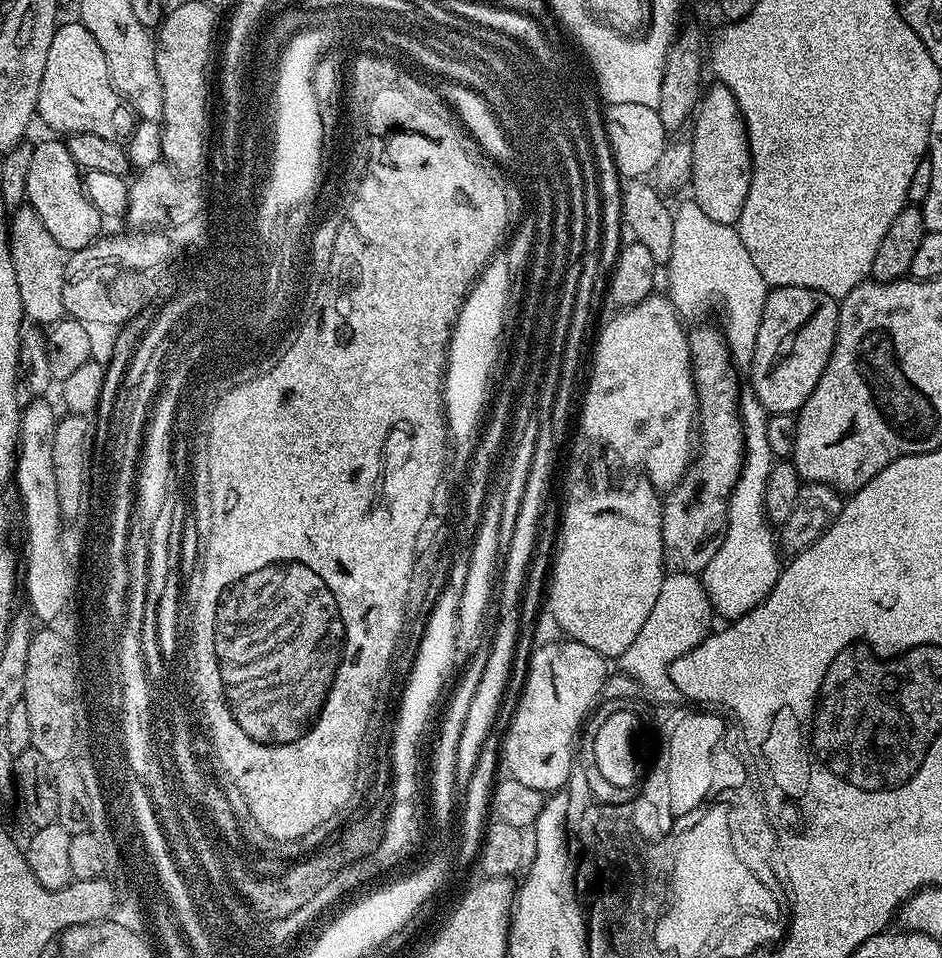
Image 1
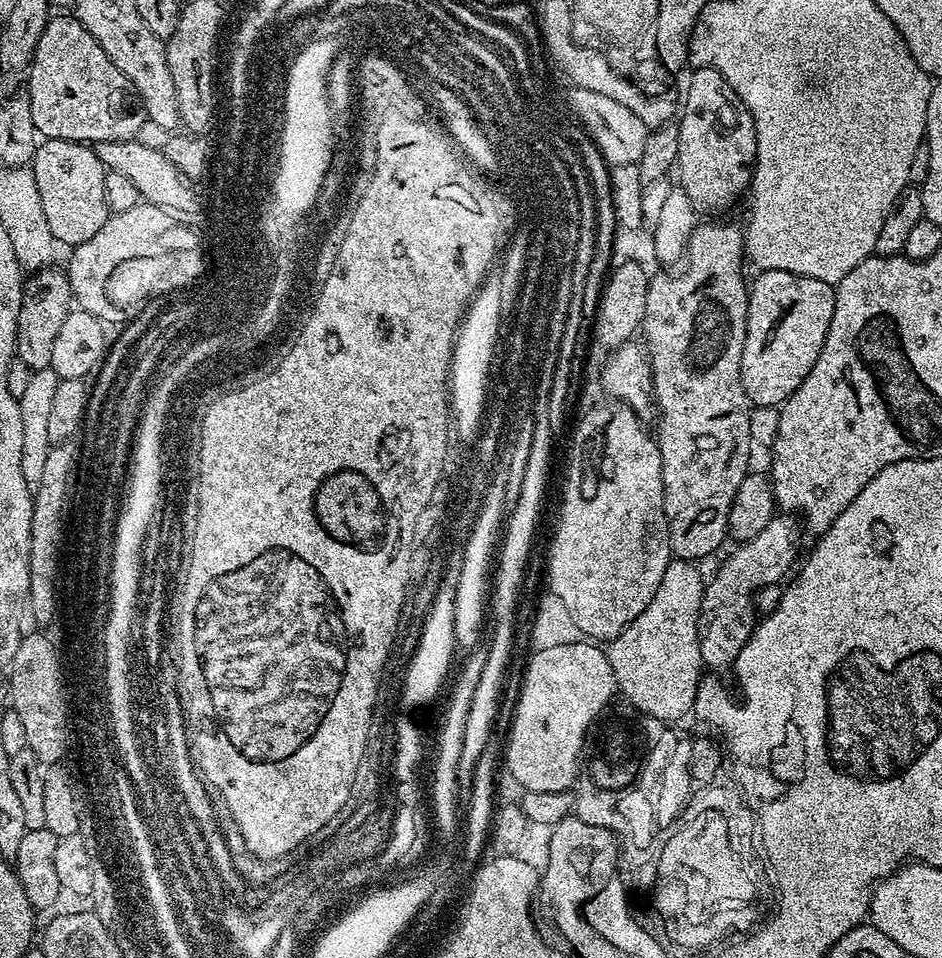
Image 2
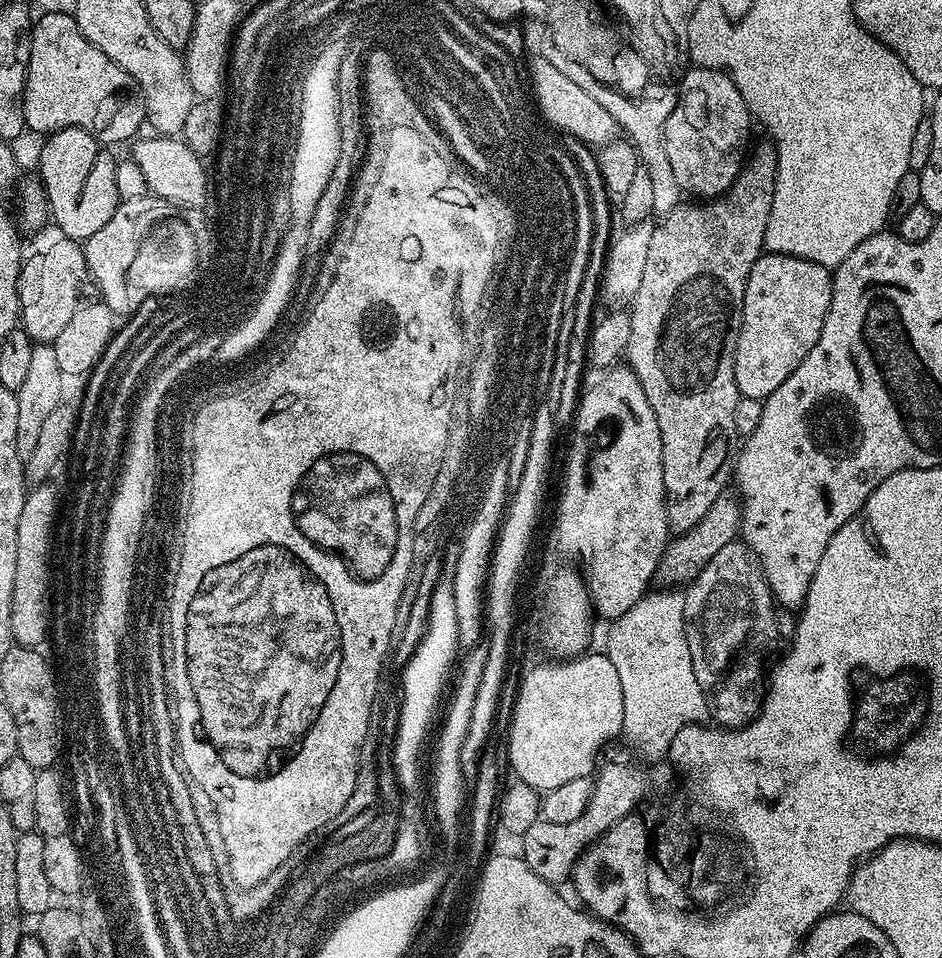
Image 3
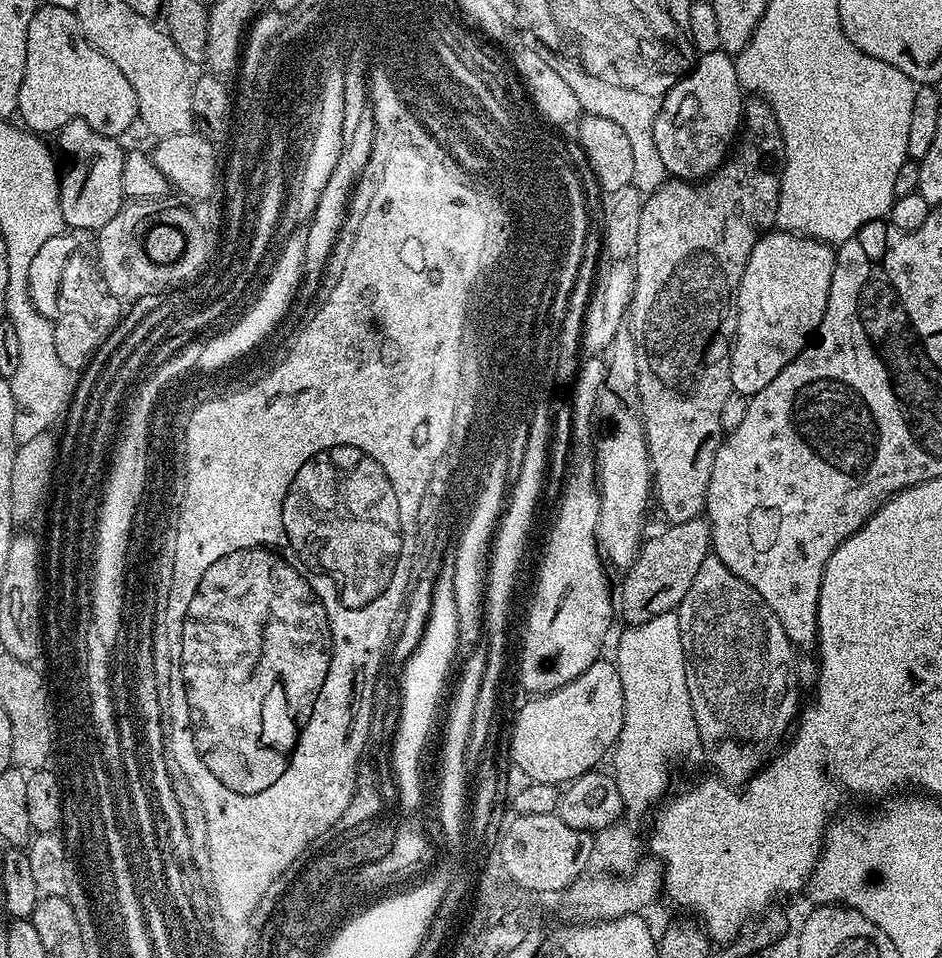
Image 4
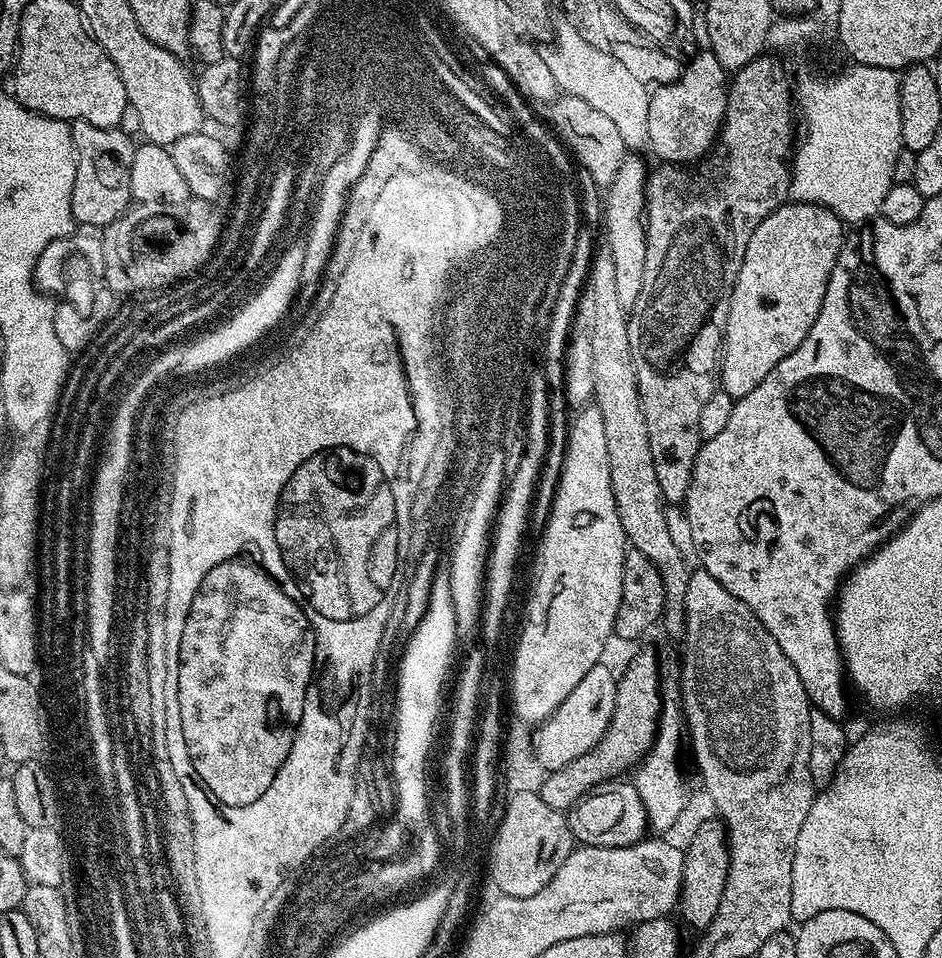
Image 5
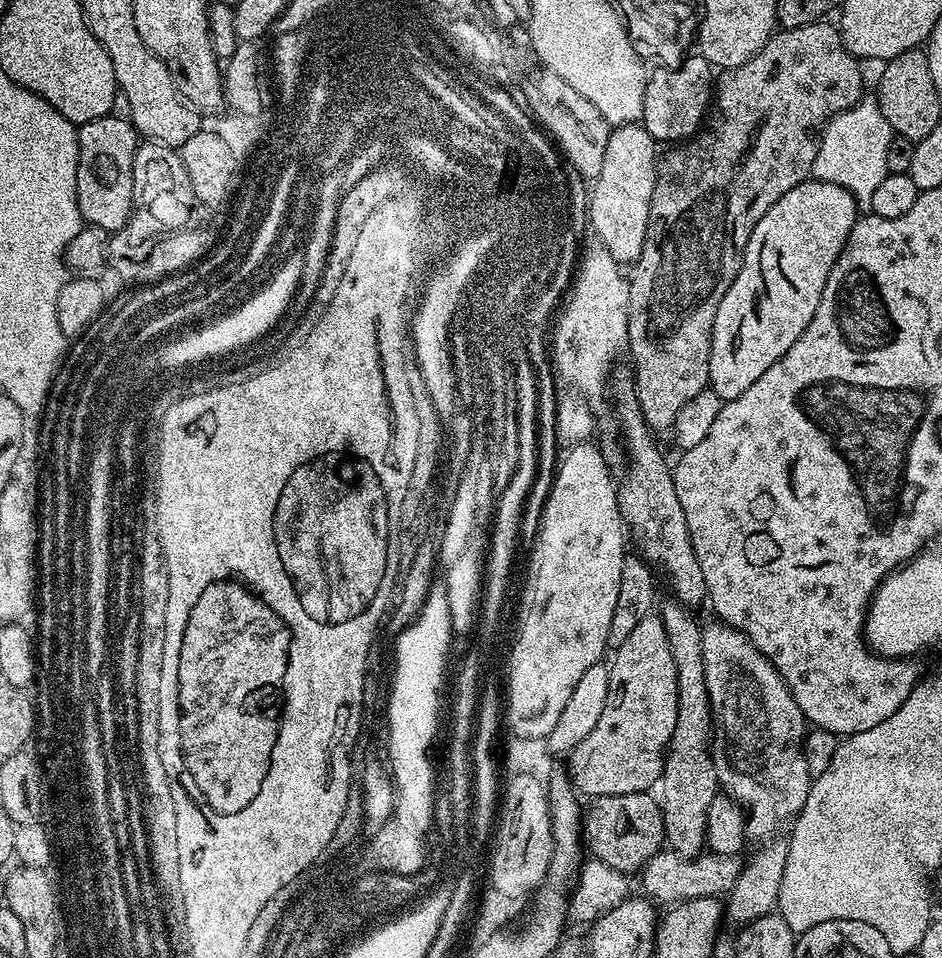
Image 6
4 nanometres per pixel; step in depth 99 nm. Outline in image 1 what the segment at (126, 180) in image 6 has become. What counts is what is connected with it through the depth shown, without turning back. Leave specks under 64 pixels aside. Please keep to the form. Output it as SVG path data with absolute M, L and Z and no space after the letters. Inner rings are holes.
M60 138L52 139L56 140L44 140L40 145L32 148L30 174L26 174L24 195L27 207L33 208L38 214L38 218L42 218L42 223L46 225L46 231L54 238L54 242L58 242L58 246L62 246L65 254L71 254L83 248L89 248L98 239L101 235L102 218L98 214L94 202L90 202L90 198L84 193L82 170L76 165L74 158L70 158L67 143Z

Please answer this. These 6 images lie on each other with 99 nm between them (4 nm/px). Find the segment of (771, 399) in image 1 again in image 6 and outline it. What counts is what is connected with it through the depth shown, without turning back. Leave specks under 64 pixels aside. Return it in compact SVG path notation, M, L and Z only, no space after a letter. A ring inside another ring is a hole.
M809 178L794 186L794 190L786 190L786 194L762 214L746 242L738 274L734 282L730 282L730 290L726 290L722 302L718 302L718 314L714 314L708 388L718 394L721 402L738 398L738 394L750 390L750 386L754 386L754 382L758 382L758 378L762 378L762 374L798 342L806 326L810 326L810 318L814 318L814 310L818 310L822 302L826 278L830 278L830 270L838 262L858 219L856 208L858 202L844 188Z

